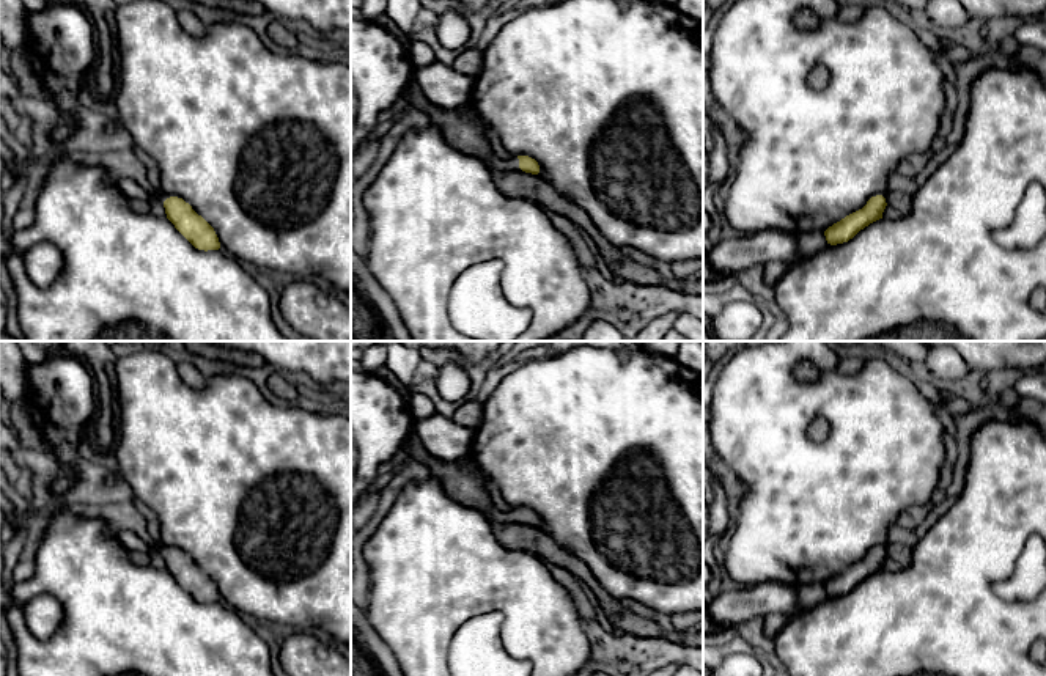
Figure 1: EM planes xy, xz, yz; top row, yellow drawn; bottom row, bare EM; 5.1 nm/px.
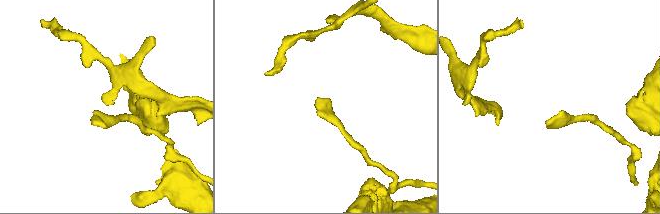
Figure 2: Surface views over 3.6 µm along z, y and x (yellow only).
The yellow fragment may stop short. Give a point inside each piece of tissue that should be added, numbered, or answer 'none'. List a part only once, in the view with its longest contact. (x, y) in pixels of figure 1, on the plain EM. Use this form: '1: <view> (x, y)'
none

